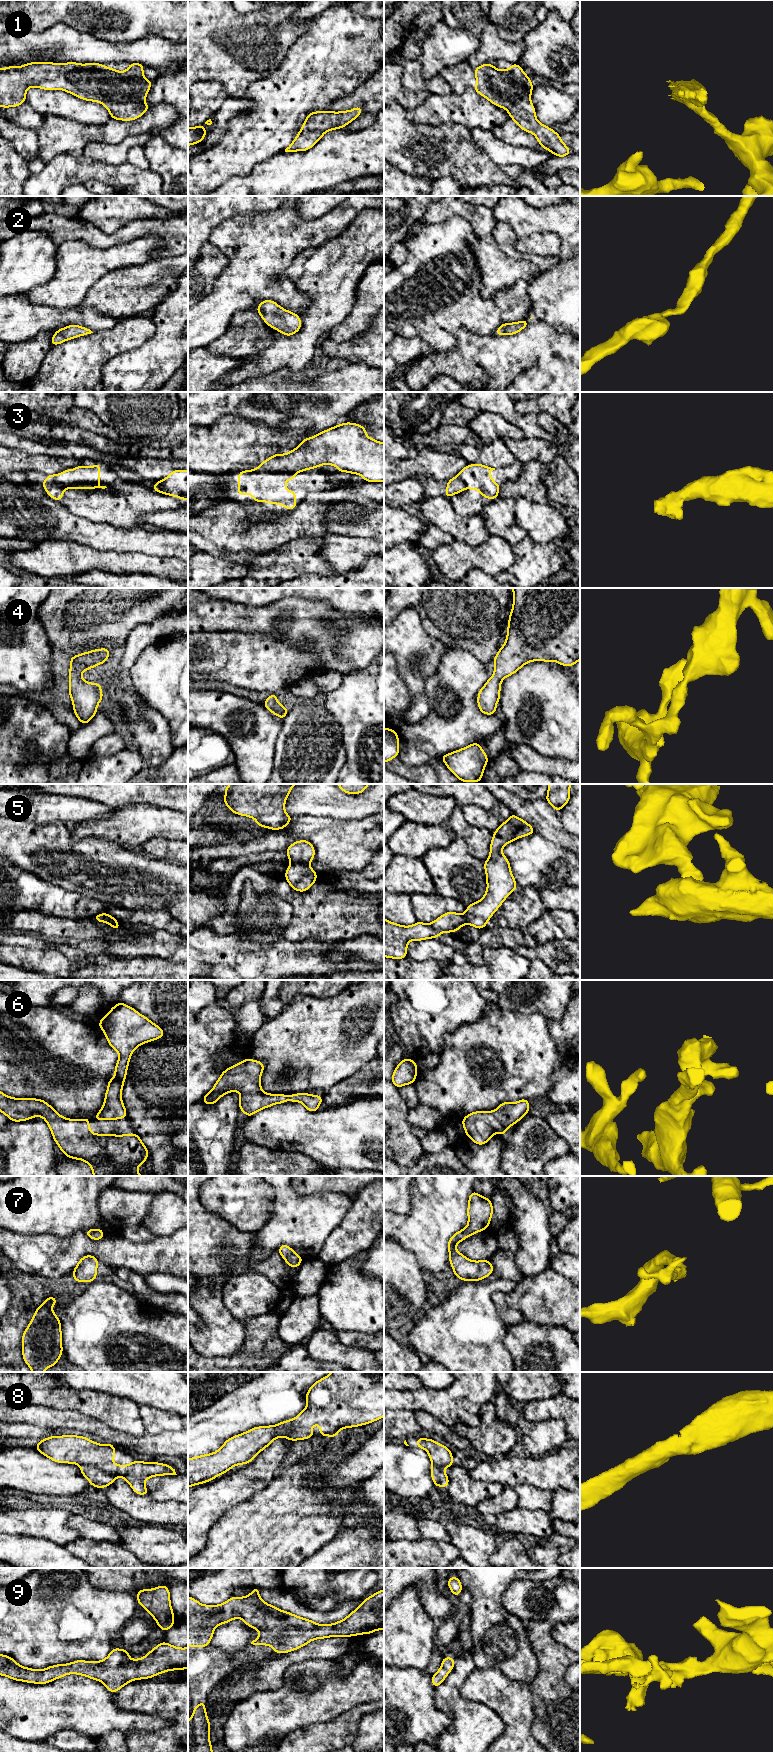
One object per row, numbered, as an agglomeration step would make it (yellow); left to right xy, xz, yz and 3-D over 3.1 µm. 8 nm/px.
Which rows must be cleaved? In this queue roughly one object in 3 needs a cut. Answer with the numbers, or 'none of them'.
3

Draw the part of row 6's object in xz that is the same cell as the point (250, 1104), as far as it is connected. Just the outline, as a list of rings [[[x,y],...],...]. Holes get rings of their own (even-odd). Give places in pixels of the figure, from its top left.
[[[245,1058],[242,1062],[224,1070],[212,1090],[202,1098],[202,1101],[205,1104],[212,1105],[224,1094],[238,1091],[241,1093],[239,1109],[247,1117],[264,1108],[284,1103],[287,1100],[303,1103],[310,1112],[318,1111],[319,1105],[323,1102],[323,1098],[319,1095],[301,1092],[299,1094],[291,1094],[288,1097],[286,1094],[273,1095],[263,1092],[260,1083],[263,1071],[264,1064],[262,1061]]]

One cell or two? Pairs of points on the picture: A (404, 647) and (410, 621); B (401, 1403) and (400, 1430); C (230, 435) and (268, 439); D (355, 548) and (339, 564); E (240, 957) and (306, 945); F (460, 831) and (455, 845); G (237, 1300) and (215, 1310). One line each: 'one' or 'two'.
A: one
B: two
C: one
D: one
E: one
F: two
G: two

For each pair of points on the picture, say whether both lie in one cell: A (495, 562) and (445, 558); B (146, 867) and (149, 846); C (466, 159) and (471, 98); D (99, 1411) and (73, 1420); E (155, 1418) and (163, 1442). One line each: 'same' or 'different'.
A: same
B: different
C: different
D: different
E: different

